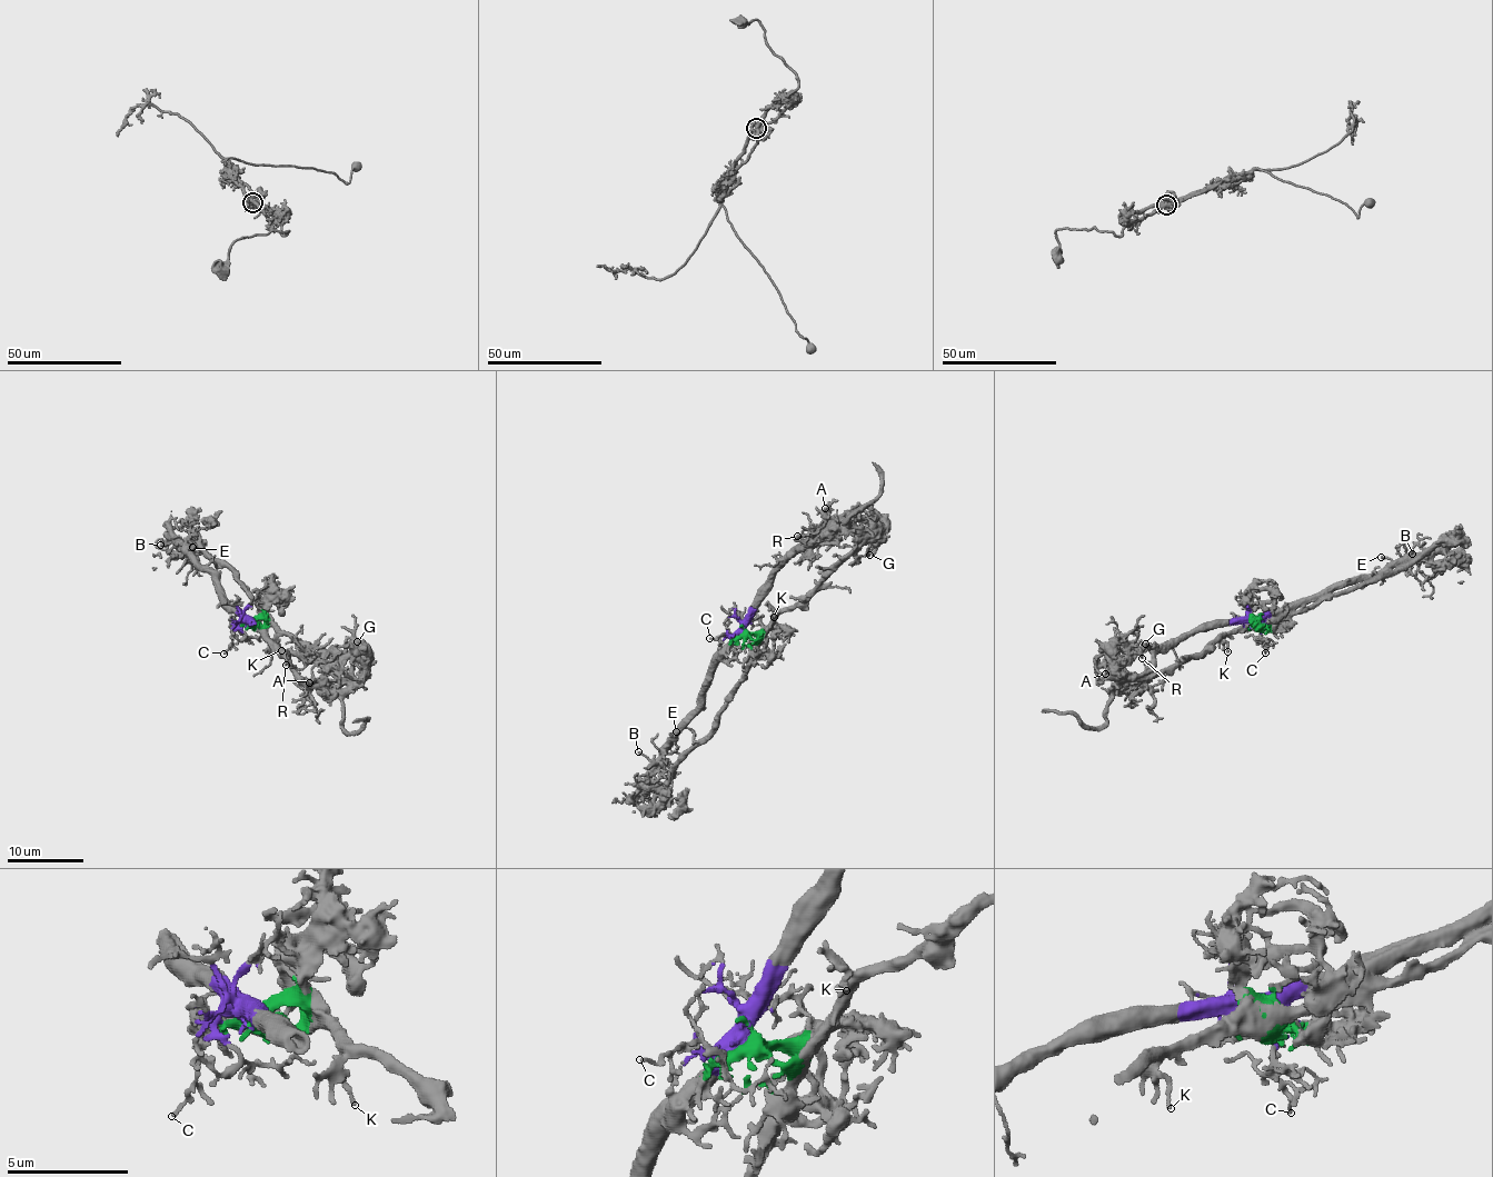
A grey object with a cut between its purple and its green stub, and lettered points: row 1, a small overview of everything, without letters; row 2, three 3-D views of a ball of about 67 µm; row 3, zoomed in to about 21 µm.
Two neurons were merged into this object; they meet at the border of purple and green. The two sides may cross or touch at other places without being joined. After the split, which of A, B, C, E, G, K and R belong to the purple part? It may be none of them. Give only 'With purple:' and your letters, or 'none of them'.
With purple: A, B, C, E, R

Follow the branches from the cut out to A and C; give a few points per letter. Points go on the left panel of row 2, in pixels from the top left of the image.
A: (247, 625), (248, 621), (260, 627), (277, 647), (306, 655), (316, 665), (309, 682)
C: (247, 625), (238, 624), (224, 654)

